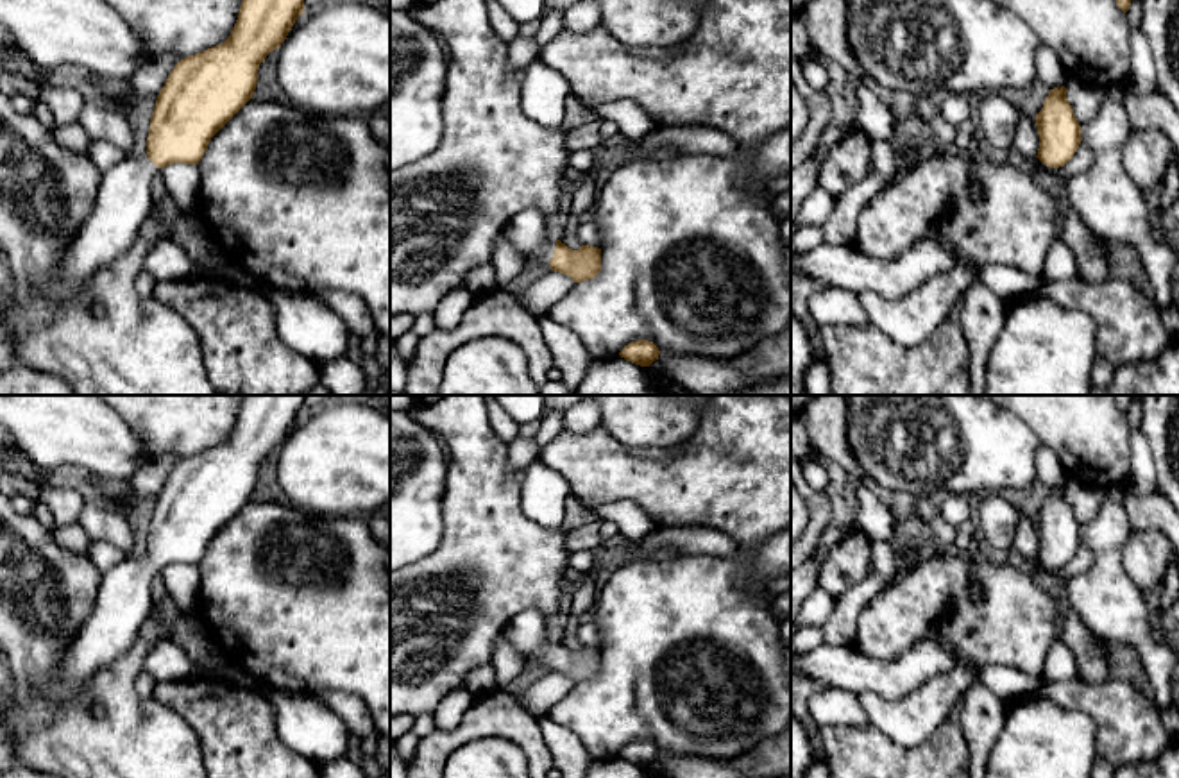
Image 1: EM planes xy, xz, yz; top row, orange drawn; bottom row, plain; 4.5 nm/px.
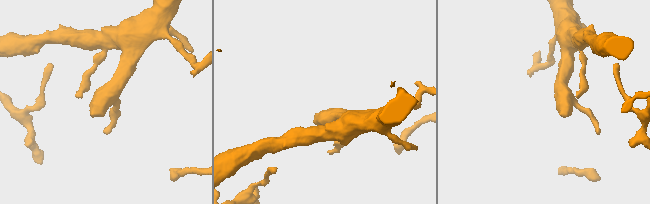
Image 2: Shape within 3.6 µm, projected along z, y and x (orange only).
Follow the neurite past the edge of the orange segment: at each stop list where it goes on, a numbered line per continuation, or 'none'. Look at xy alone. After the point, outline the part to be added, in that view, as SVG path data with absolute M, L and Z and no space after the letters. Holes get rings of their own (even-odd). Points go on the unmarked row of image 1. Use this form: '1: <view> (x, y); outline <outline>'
1: xy (124, 601); outline M123 558L100 574L97 601L79 633L61 649L45 683L45 698L61 706L82 694L86 681L118 660L136 642L154 610L152 579L159 569L148 560Z

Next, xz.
1: xz (528, 632); outline M526 608L513 615L503 637L519 653L524 667L542 662L551 664L556 647L556 631L537 608Z

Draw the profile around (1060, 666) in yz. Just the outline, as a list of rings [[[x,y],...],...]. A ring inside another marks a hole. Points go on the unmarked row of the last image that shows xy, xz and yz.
[[[1056,640],[1045,658],[1041,674],[1048,681],[1068,681],[1077,678],[1077,662],[1063,640]]]

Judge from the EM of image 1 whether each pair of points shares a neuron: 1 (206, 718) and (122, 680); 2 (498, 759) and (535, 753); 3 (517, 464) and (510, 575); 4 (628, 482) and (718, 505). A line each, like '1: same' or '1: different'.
1: different
2: different
3: different
4: same

